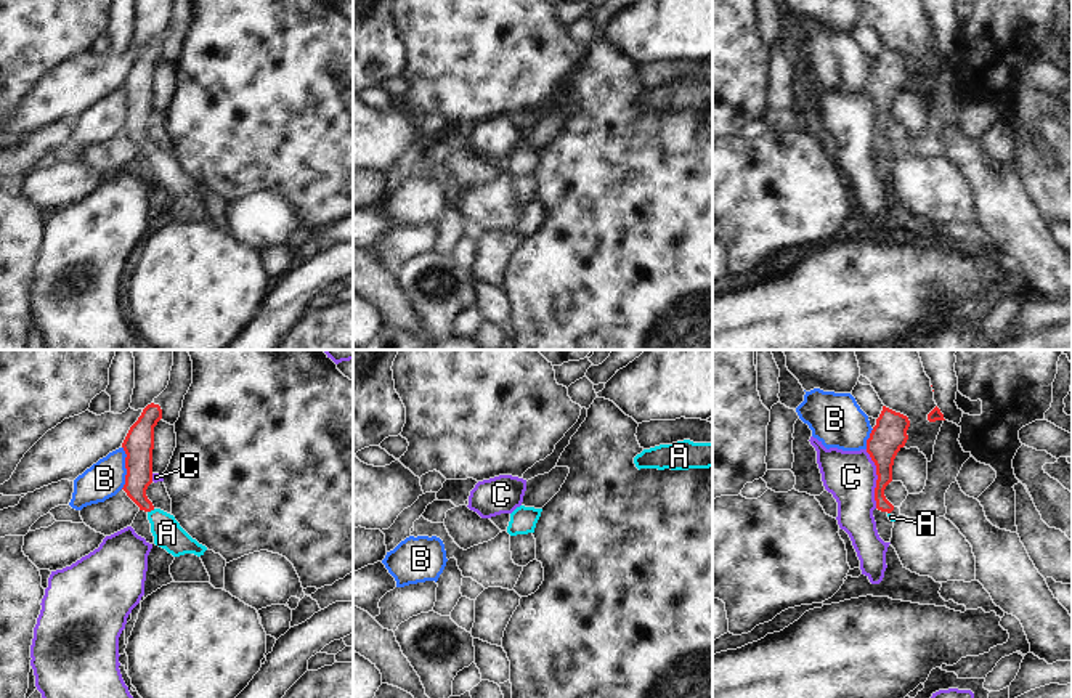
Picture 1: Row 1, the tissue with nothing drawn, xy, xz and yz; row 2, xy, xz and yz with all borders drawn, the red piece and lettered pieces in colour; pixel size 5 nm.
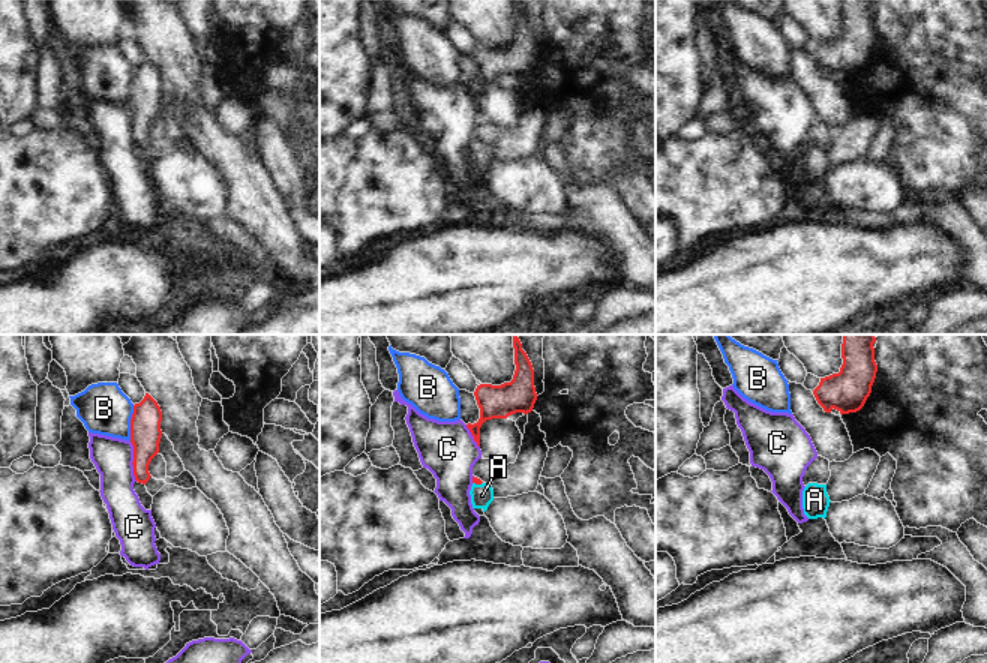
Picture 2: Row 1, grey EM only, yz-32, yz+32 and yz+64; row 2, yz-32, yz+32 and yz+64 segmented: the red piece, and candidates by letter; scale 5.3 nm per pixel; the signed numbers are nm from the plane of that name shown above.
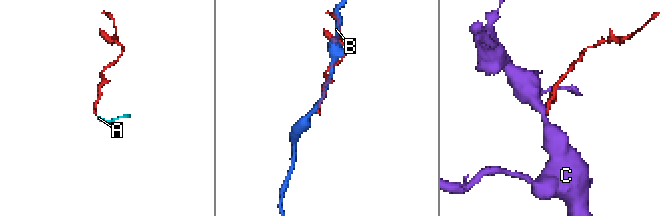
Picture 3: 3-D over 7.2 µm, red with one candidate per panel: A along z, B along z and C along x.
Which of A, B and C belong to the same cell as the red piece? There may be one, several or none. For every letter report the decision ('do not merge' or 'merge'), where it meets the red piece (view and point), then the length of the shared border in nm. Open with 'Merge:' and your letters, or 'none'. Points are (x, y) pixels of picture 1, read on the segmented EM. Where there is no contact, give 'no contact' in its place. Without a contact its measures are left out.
Merge: A
A: merge | xy (151, 509) | 40 nm
B: do not merge | xy (125, 467) | 220 nm
C: do not merge | yz (878, 478) | 300 nm

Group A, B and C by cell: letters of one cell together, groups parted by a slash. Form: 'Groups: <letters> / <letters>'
Groups: A / B / C

